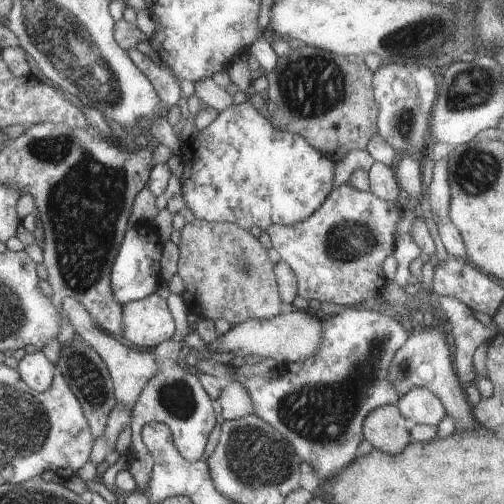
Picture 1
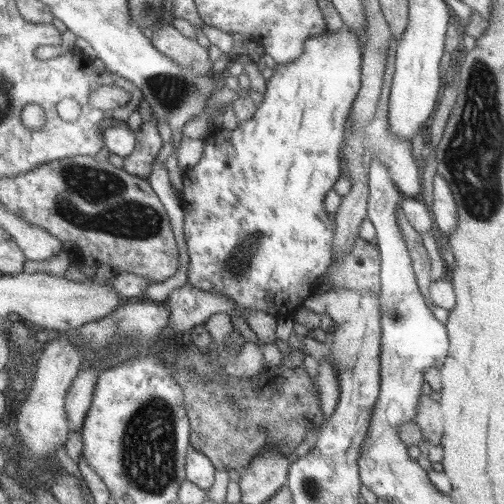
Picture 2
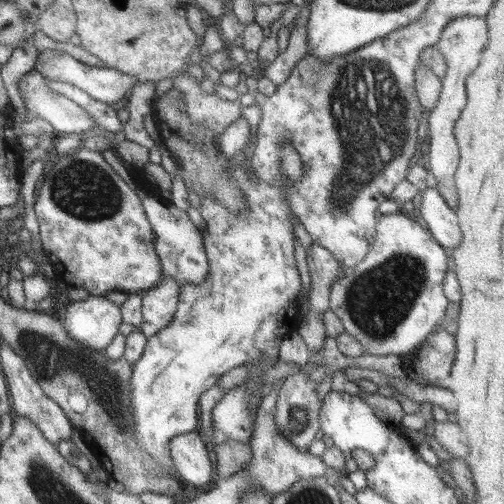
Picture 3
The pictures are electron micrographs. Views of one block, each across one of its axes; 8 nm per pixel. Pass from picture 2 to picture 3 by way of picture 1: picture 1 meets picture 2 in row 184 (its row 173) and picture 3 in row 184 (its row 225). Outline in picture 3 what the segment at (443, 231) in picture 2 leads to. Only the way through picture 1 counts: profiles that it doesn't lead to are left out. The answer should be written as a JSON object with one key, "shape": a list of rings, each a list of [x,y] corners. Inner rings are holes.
{"shape":[[[457,18],[451,20],[443,32],[439,42],[435,44],[437,50],[441,52],[445,64],[447,64],[447,72],[441,78],[441,92],[439,98],[435,102],[435,106],[429,110],[429,146],[427,150],[427,170],[435,176],[437,186],[435,190],[443,196],[445,204],[453,210],[457,210],[457,192],[453,186],[453,174],[457,172],[459,166],[459,146],[453,138],[453,128],[455,122],[459,120],[459,112],[461,108],[467,104],[467,94],[465,94],[465,78],[479,66],[485,44],[489,42],[489,32],[487,32],[487,24],[485,18]]]}

